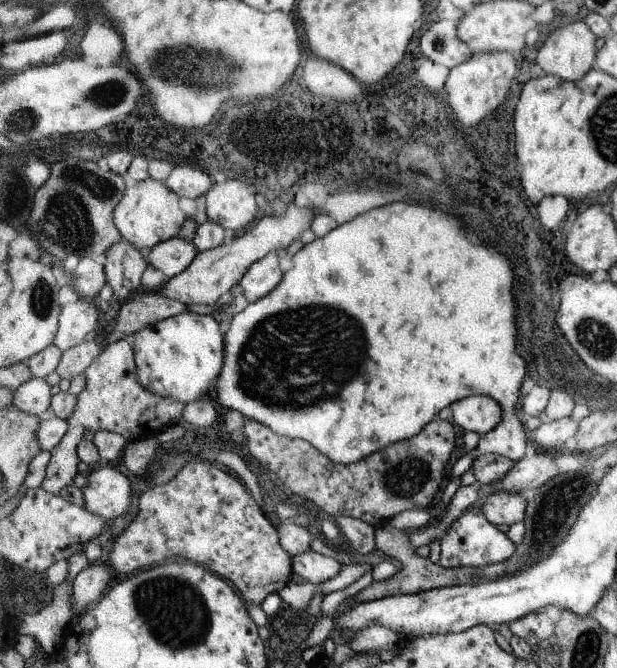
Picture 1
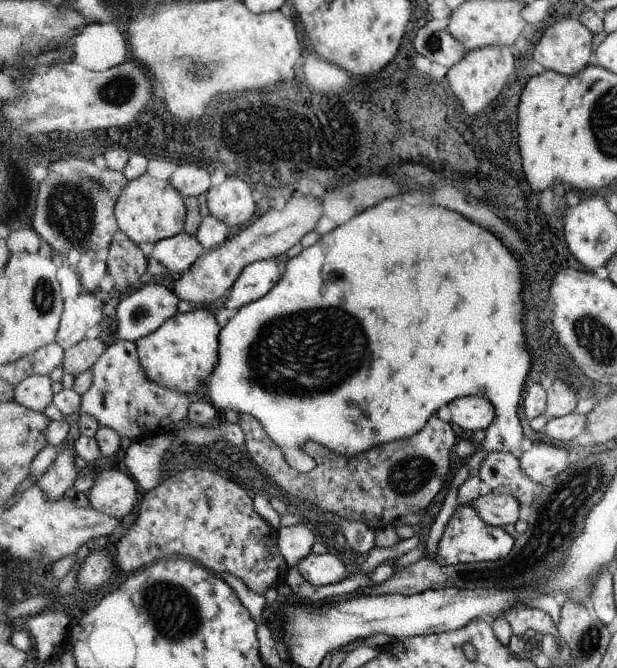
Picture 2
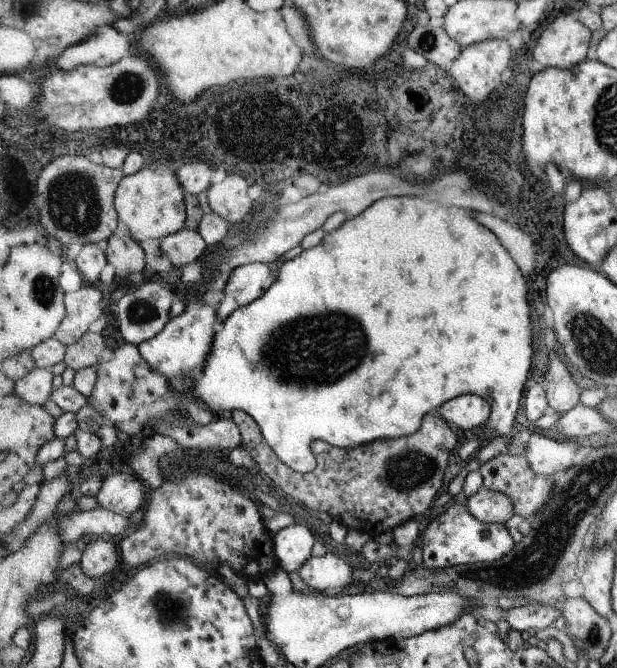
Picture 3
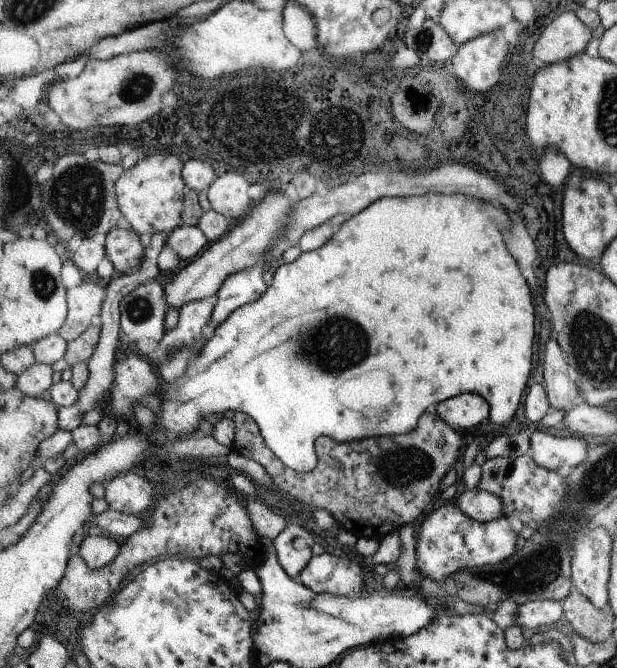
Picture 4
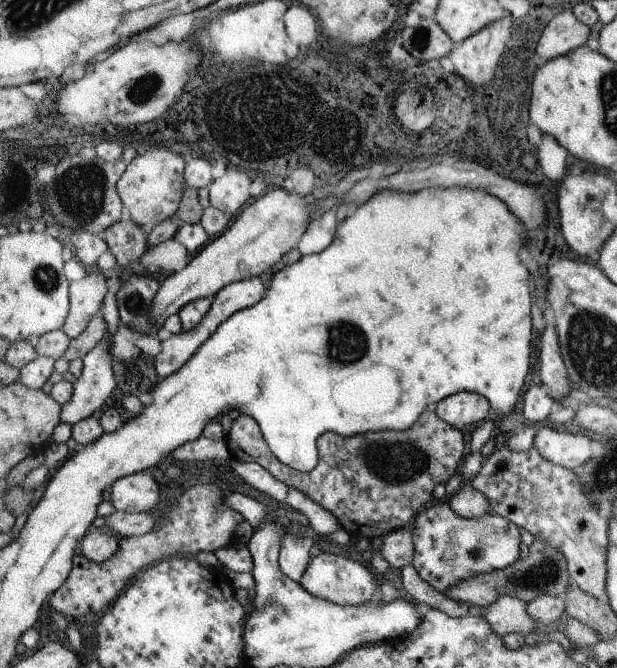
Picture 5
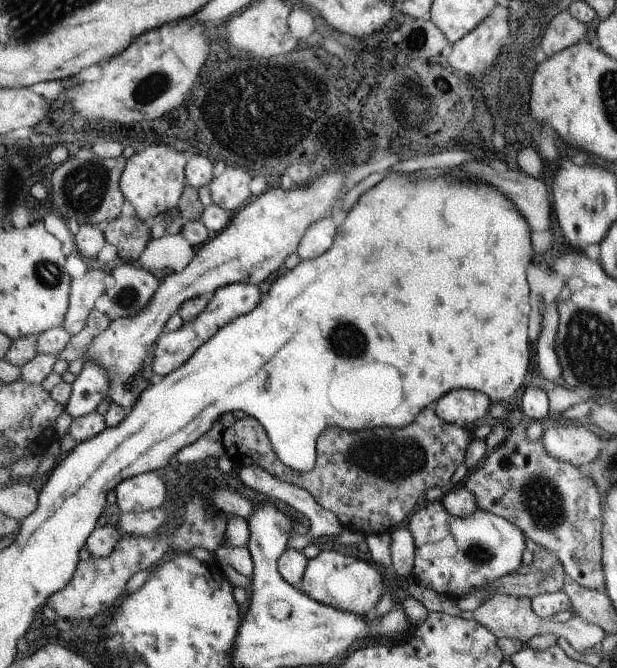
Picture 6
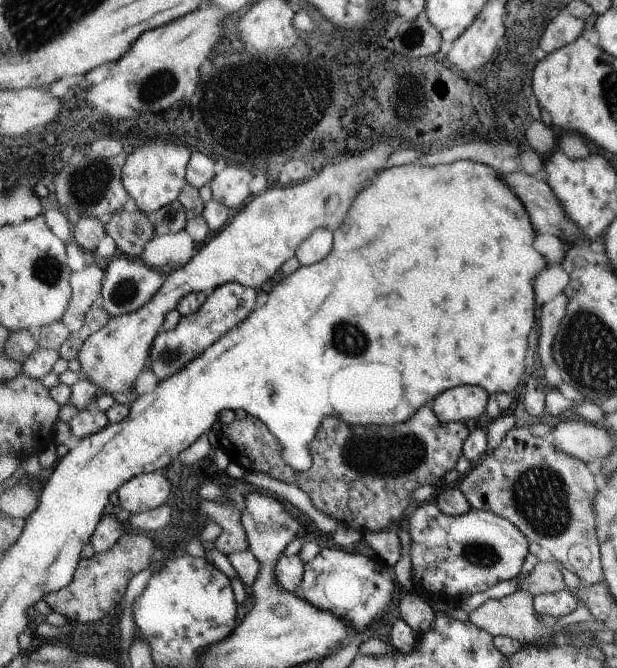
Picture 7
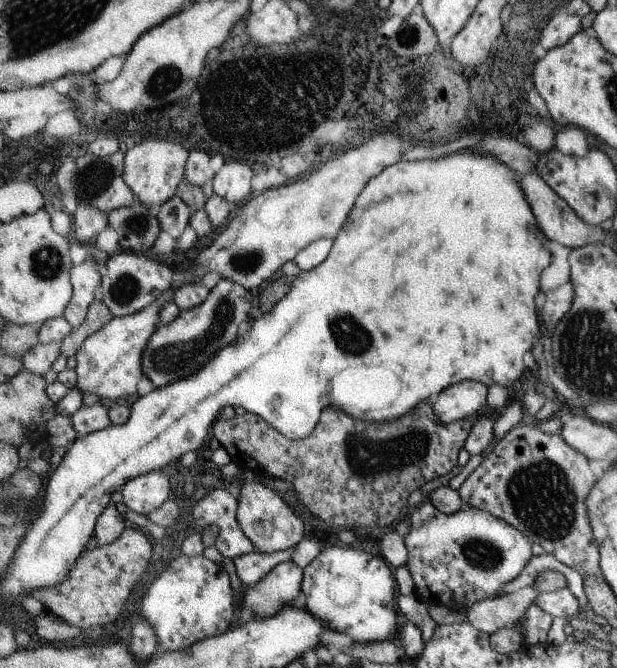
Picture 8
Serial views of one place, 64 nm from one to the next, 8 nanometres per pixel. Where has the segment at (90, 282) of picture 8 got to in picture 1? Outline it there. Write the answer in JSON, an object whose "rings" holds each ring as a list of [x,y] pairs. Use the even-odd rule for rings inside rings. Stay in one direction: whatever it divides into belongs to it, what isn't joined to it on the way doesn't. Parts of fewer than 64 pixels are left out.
{"rings":[[[80,298],[75,304],[67,305],[63,308],[55,346],[66,353],[82,345],[86,338],[98,328],[100,317],[102,312],[98,306],[84,298]]]}

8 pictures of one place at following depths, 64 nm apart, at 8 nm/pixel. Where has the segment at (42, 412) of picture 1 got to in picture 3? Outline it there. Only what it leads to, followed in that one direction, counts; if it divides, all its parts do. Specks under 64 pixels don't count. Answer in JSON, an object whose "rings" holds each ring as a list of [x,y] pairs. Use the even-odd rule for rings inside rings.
{"rings":[[[37,367],[30,376],[17,381],[16,394],[30,404],[46,406],[54,394],[53,370]]]}

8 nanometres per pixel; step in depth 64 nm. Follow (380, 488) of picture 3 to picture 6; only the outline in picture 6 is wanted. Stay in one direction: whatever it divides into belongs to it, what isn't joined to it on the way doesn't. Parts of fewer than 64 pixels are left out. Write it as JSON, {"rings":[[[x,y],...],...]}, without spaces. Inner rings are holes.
{"rings":[[[430,407],[422,410],[416,420],[404,428],[377,427],[345,430],[340,426],[328,426],[317,438],[314,468],[310,472],[301,473],[280,462],[265,427],[258,422],[257,418],[237,419],[236,423],[231,428],[225,429],[223,433],[226,452],[232,460],[236,459],[236,466],[242,467],[242,458],[248,458],[249,464],[263,468],[282,482],[307,490],[322,508],[333,512],[338,517],[344,529],[364,535],[391,532],[392,528],[402,524],[410,516],[410,512],[416,510],[416,504],[424,498],[428,488],[440,486],[446,490],[446,484],[450,482],[452,474],[464,462],[468,440],[470,438],[466,430],[462,430],[462,426],[456,426],[454,423],[446,424],[432,412]]]}

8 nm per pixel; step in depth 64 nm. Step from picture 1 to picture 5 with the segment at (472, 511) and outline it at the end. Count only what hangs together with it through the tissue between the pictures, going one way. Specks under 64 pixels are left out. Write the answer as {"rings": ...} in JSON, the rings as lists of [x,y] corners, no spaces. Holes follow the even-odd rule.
{"rings":[[[440,500],[418,513],[411,523],[415,548],[411,563],[424,582],[445,593],[460,580],[512,566],[520,558],[520,530],[516,525],[492,512],[480,518],[462,518],[450,508],[448,501]]]}

